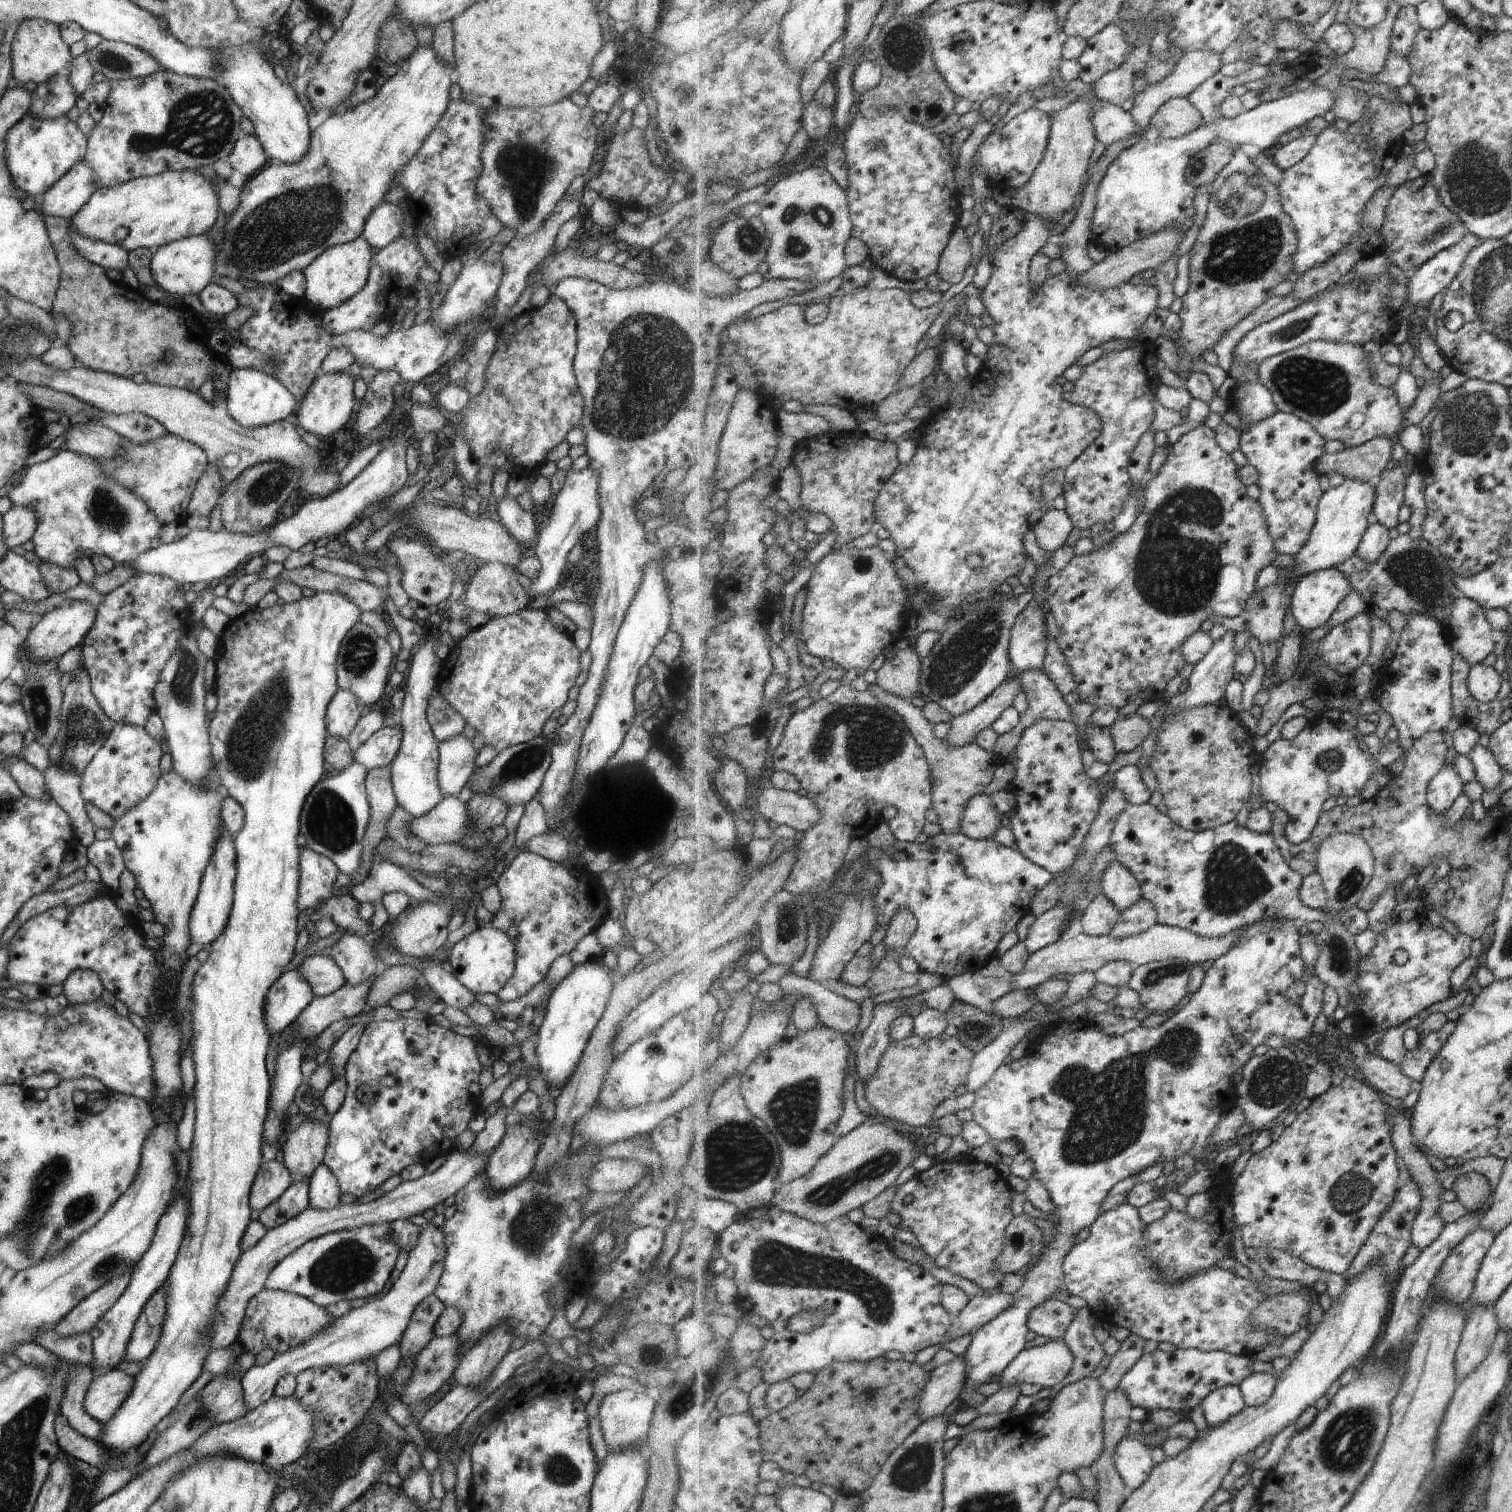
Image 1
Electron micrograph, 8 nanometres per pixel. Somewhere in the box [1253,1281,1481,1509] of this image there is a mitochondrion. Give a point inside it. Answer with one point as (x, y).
(1343, 1449)

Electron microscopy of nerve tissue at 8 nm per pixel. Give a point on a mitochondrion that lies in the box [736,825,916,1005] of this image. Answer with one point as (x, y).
(787, 918)

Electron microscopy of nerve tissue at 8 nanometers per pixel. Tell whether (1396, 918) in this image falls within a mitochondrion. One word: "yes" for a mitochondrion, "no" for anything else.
no

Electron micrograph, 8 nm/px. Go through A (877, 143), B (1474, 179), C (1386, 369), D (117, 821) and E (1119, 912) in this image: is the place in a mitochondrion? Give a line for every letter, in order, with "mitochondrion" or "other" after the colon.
A: mitochondrion
B: mitochondrion
C: other
D: other
E: other

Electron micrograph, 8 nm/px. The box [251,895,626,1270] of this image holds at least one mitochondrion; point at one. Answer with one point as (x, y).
(542, 1215)

